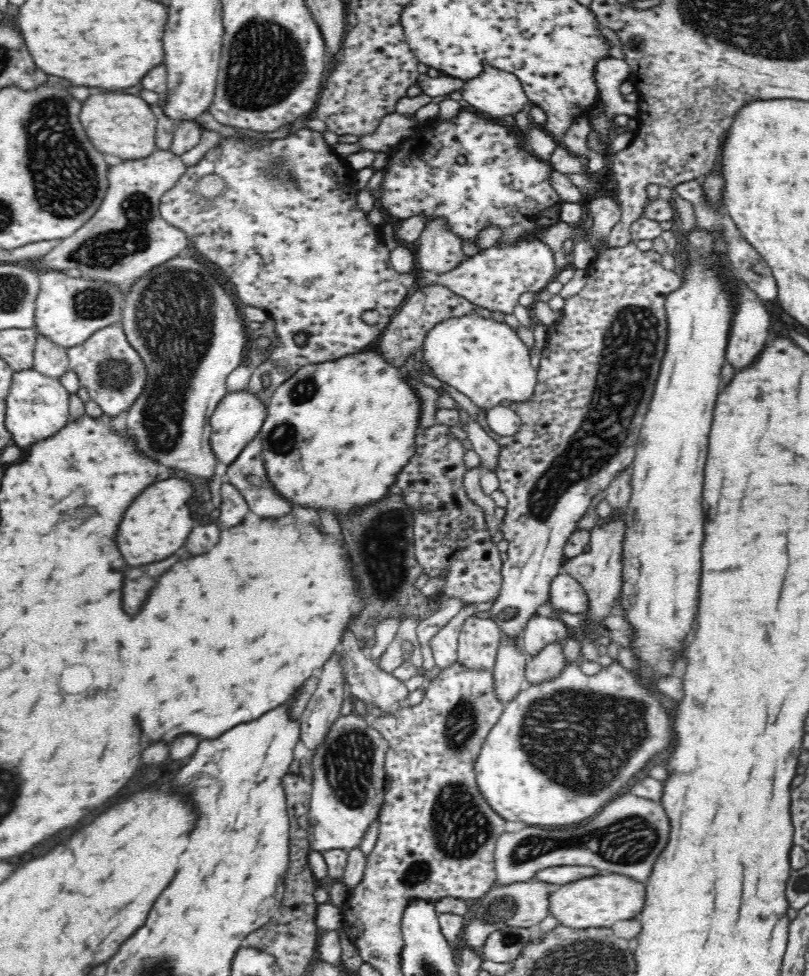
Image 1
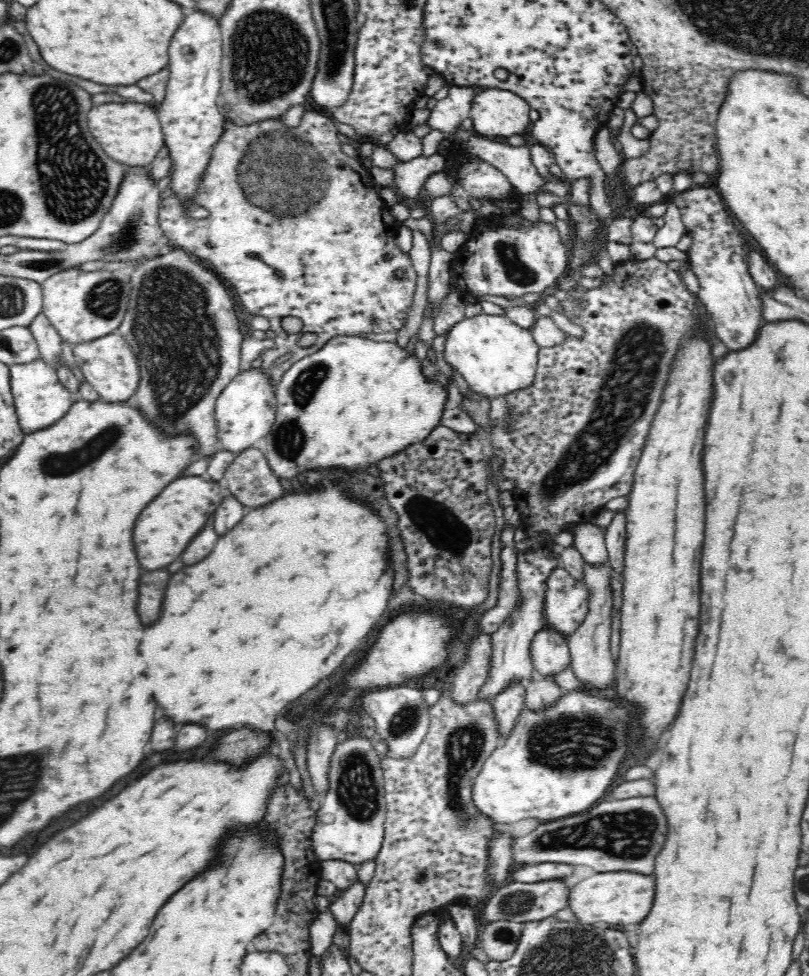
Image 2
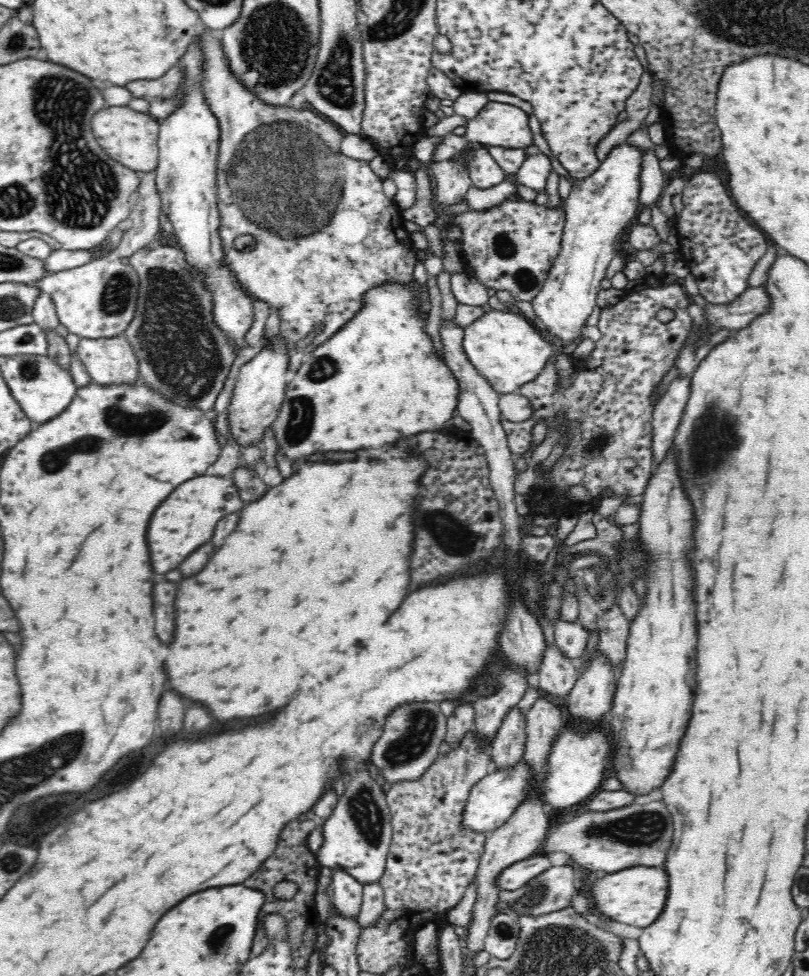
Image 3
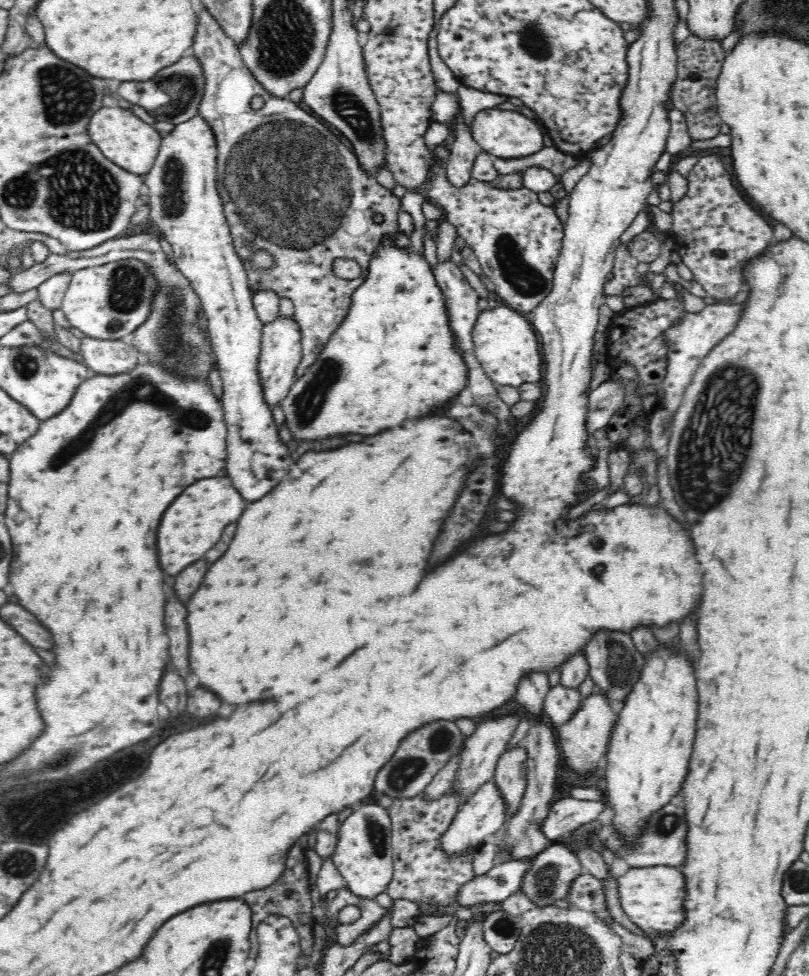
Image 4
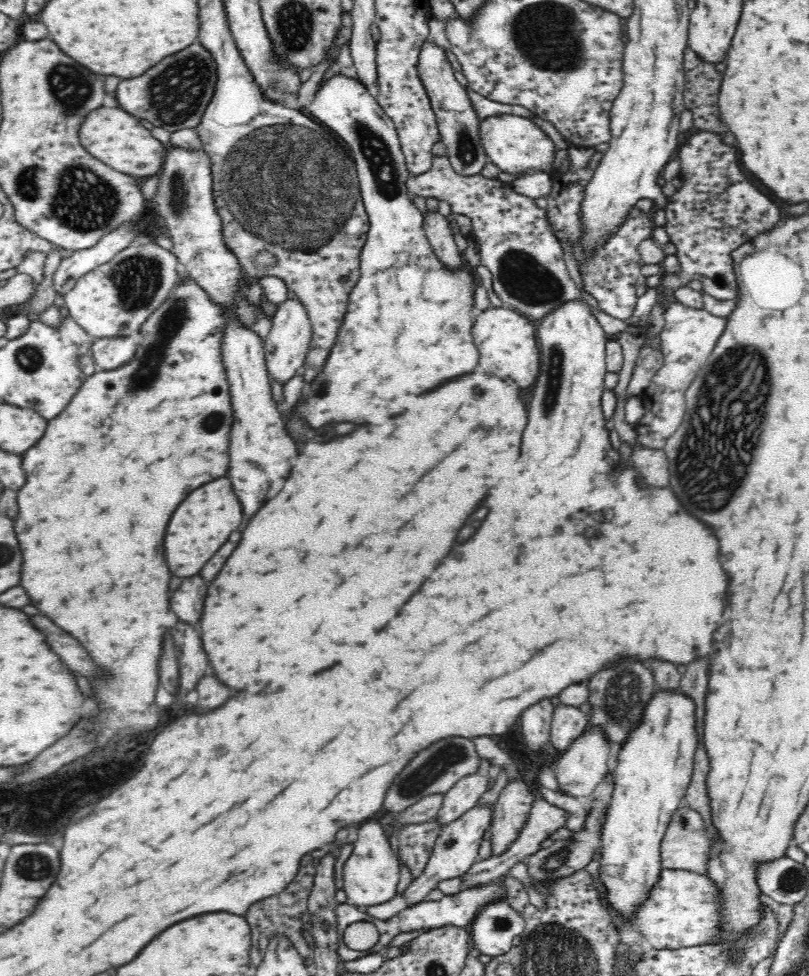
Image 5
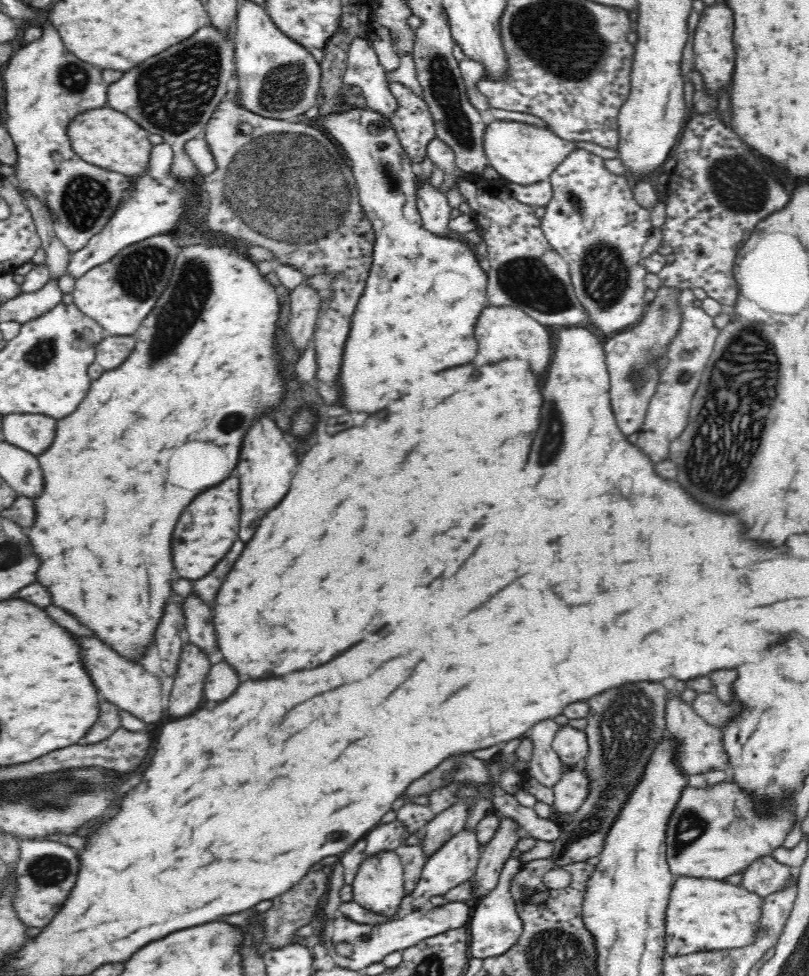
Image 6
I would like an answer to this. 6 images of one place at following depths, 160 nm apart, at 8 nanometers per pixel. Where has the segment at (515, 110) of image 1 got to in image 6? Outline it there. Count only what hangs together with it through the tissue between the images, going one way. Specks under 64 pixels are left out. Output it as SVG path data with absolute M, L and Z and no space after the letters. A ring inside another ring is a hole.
M487 120L483 149L489 165L505 182L528 186L545 181L568 156L579 155L577 142L564 140L544 127L523 122Z

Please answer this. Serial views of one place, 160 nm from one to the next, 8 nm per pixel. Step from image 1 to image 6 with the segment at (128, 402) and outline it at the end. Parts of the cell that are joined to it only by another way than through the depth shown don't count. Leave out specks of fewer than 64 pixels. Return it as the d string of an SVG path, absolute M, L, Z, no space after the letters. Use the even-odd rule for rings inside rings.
M104 336L103 340L95 347L95 361L105 371L120 366L130 356L135 347L135 336Z

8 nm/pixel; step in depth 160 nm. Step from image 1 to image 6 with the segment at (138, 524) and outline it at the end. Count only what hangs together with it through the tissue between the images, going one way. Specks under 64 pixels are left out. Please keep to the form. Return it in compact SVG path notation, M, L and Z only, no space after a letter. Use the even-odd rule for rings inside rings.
M228 478L218 486L196 496L190 506L178 518L174 538L172 538L172 556L174 566L182 578L198 580L214 570L214 566L230 552L230 546L238 540L240 528L240 482L238 478Z

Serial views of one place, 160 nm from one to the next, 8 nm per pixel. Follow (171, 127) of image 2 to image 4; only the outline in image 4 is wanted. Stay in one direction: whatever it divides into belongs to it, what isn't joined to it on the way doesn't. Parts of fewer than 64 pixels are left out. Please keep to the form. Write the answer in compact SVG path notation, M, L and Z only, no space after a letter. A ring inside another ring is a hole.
M200 115L177 125L173 132L162 139L156 162L144 178L151 209L148 220L156 226L155 231L171 244L178 270L190 281L208 317L208 334L222 379L221 403L227 426L224 476L232 481L242 498L254 502L268 494L286 476L292 466L292 456L286 442L278 435L279 426L274 421L272 406L264 398L258 370L263 322L255 311L253 290L242 258L233 245L224 214L225 206L219 194L220 189L217 188L217 146L214 134Z

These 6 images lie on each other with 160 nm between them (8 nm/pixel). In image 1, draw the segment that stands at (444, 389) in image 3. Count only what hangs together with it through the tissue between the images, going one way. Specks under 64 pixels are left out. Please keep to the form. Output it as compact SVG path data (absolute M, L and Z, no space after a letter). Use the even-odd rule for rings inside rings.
M364 350L354 354L346 354L334 360L324 360L324 362L308 362L300 366L290 378L284 380L278 388L271 394L267 405L267 417L262 425L260 440L262 445L262 456L264 457L267 477L271 484L286 500L292 504L304 504L310 508L324 508L330 512L340 512L346 514L354 508L373 504L383 499L388 493L388 486L396 480L396 474L402 470L402 466L414 456L416 448L416 435L418 434L421 417L421 400L411 382L407 380L408 375L388 362L383 354L374 350Z

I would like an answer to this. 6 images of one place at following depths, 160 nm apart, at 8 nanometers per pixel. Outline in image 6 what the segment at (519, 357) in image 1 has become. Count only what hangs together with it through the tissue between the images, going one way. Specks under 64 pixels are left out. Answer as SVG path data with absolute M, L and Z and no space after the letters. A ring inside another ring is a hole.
M488 305L478 316L476 322L476 340L478 352L488 364L494 364L508 356L519 356L530 362L534 372L544 372L551 363L553 355L553 329L534 320L524 311L513 306Z

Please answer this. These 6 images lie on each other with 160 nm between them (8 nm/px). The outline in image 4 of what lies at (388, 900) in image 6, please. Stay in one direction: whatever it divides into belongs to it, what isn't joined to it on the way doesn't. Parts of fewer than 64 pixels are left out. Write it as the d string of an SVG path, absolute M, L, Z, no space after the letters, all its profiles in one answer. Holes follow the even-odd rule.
M376 798L354 810L339 827L339 842L332 859L353 895L368 900L387 892L393 877L391 819L386 802Z

